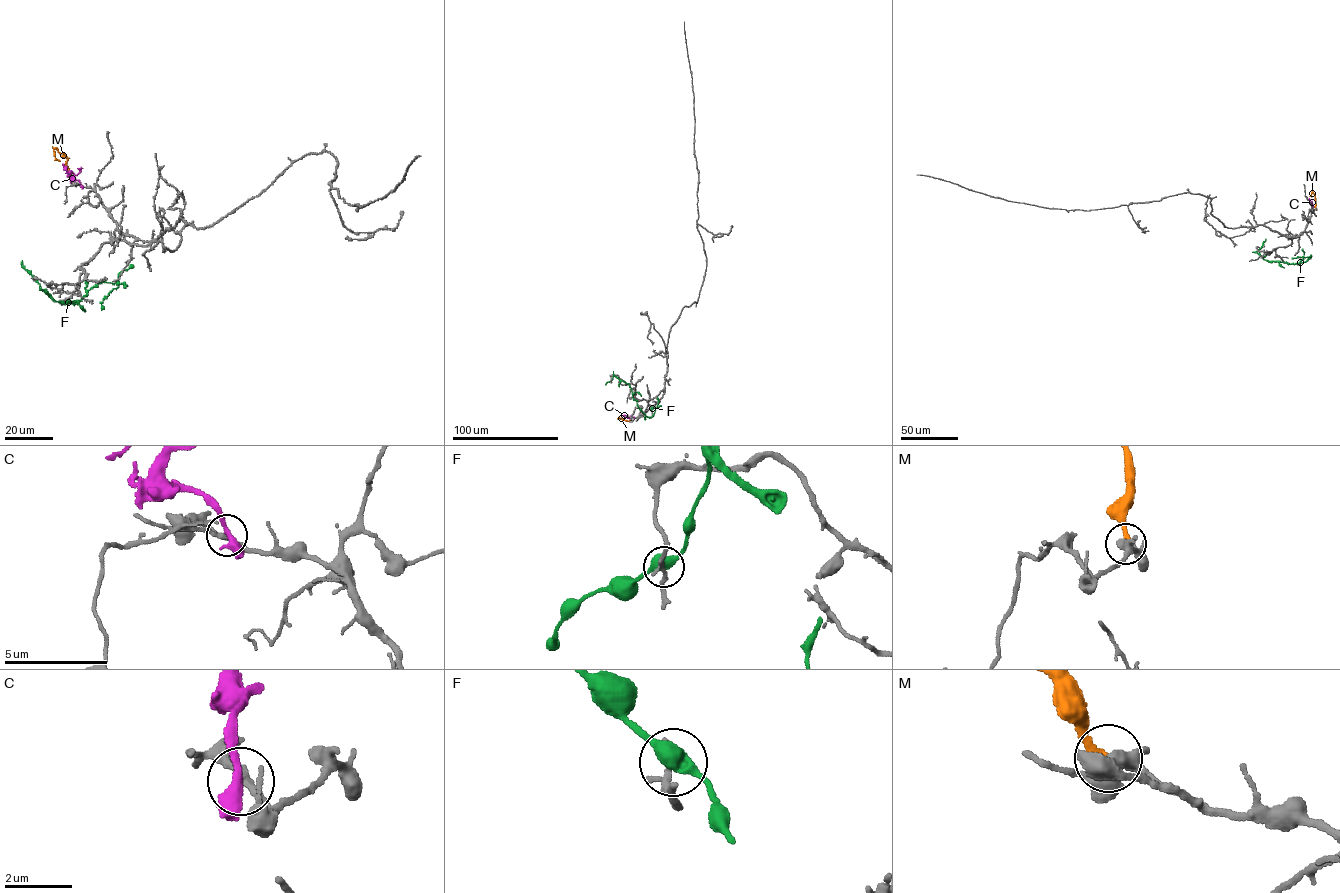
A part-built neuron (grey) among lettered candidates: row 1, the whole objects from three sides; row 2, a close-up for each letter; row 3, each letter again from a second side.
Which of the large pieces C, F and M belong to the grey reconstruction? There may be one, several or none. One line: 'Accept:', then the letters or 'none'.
Accept: none

